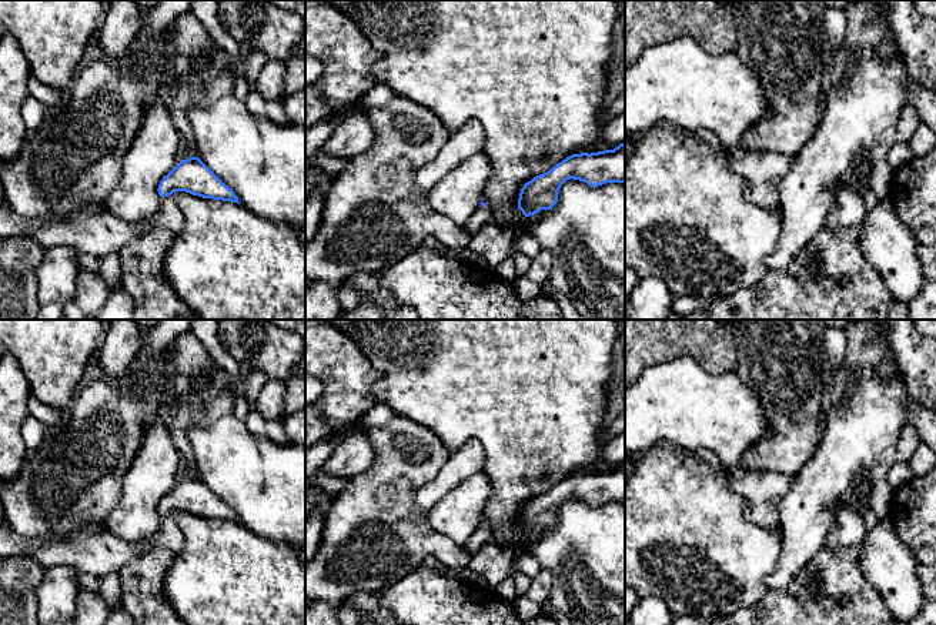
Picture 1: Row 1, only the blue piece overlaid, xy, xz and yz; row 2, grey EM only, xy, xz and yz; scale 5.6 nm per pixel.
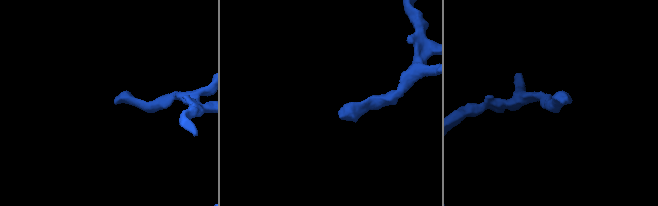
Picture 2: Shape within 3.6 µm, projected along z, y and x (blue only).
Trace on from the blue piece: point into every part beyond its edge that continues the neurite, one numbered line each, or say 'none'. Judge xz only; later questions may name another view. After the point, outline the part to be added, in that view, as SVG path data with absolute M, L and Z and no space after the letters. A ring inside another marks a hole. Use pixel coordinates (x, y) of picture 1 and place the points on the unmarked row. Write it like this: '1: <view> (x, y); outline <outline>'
1: xz (481, 535); outline M487 518L482 519L487 525L482 527L481 524L477 527L474 534L469 539L462 545L462 548L472 557L475 555L479 548L494 539L492 524Z

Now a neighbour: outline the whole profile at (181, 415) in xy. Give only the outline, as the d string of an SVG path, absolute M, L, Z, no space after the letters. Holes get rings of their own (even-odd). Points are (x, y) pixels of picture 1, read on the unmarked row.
M215 367L214 384L198 395L167 401L158 414L166 420L171 441L185 462L190 477L197 477L194 452L187 437L188 431L200 422L211 422L233 412L235 395L230 390L224 368Z

